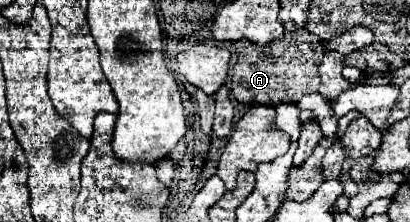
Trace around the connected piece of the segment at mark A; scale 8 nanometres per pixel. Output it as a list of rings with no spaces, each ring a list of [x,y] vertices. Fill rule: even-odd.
[[[355,26],[349,32],[335,36],[327,42],[321,42],[319,37],[309,33],[306,29],[284,34],[266,46],[255,46],[253,42],[245,38],[235,42],[237,62],[231,72],[231,92],[239,102],[267,104],[267,106],[277,106],[283,102],[299,102],[305,94],[315,94],[319,88],[317,68],[319,68],[325,48],[335,50],[339,54],[351,54],[373,42],[373,32],[363,26]]]

